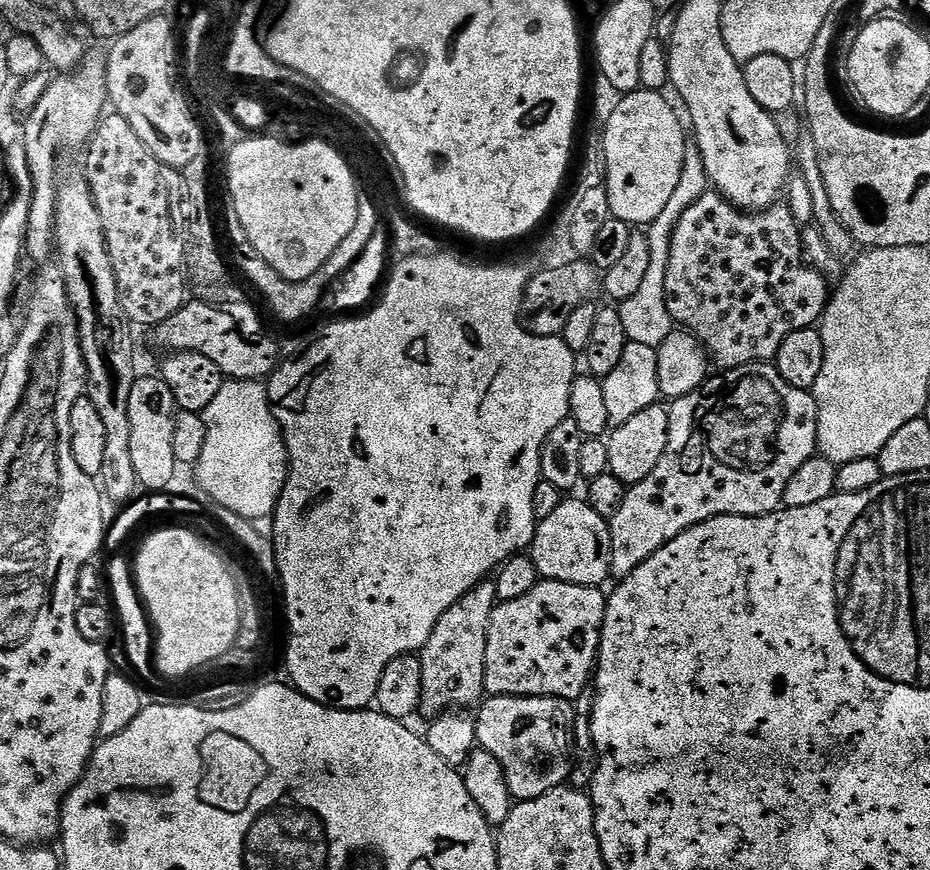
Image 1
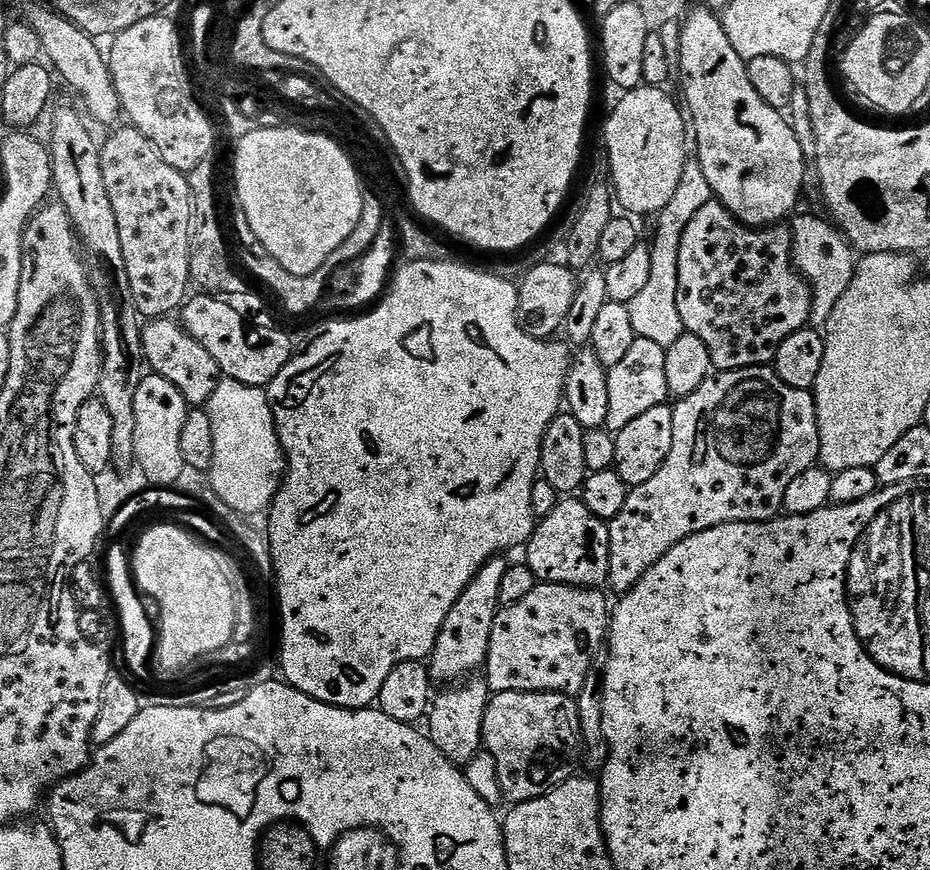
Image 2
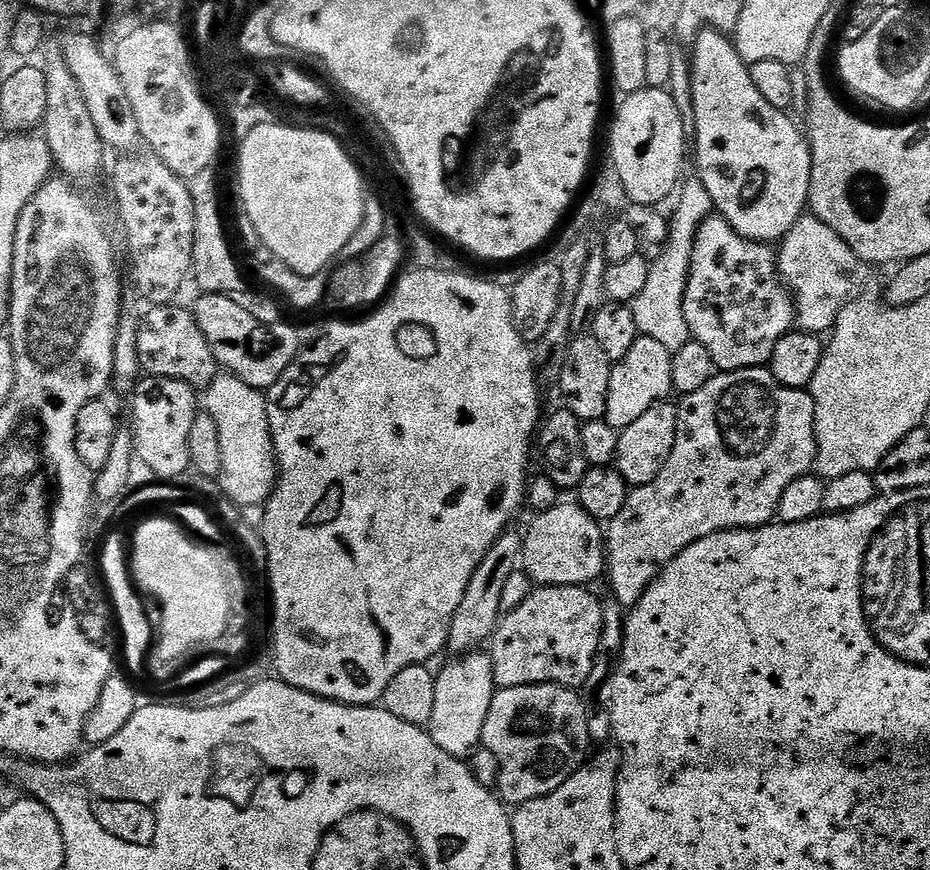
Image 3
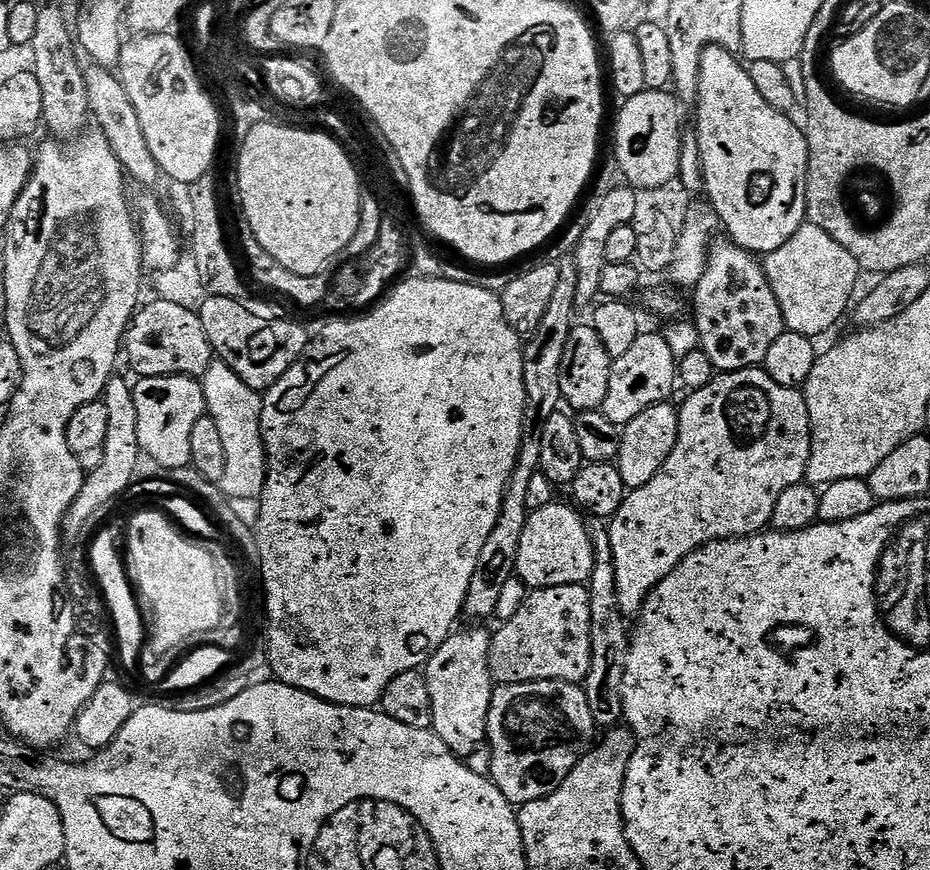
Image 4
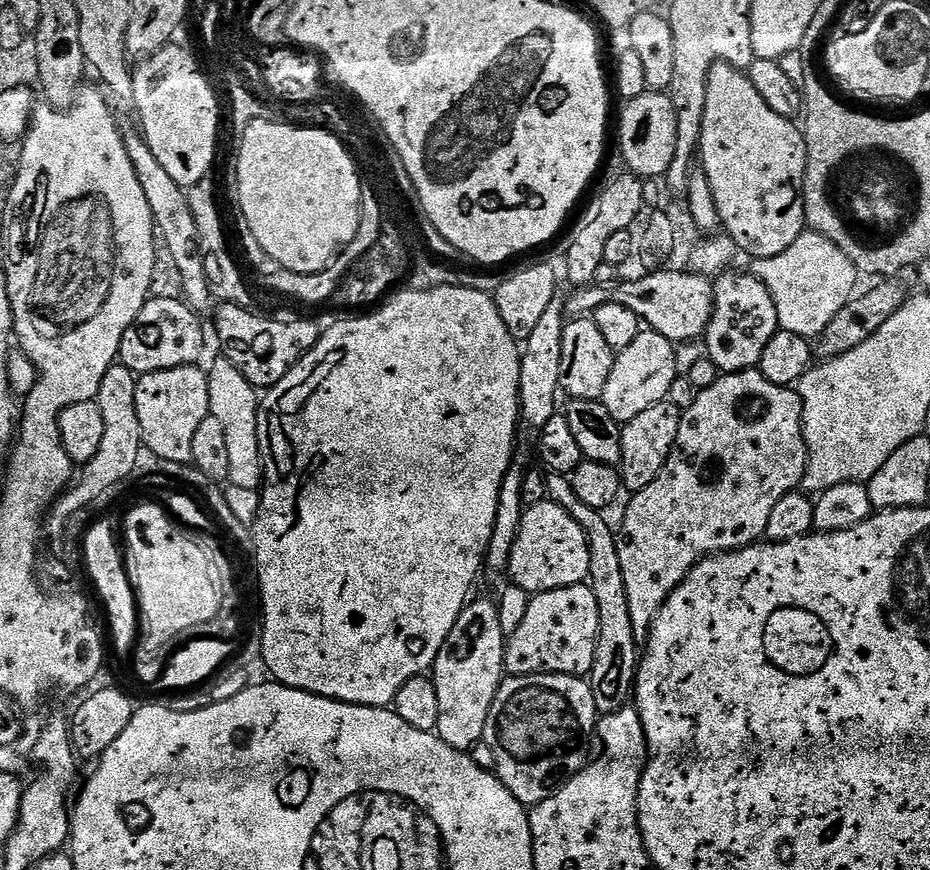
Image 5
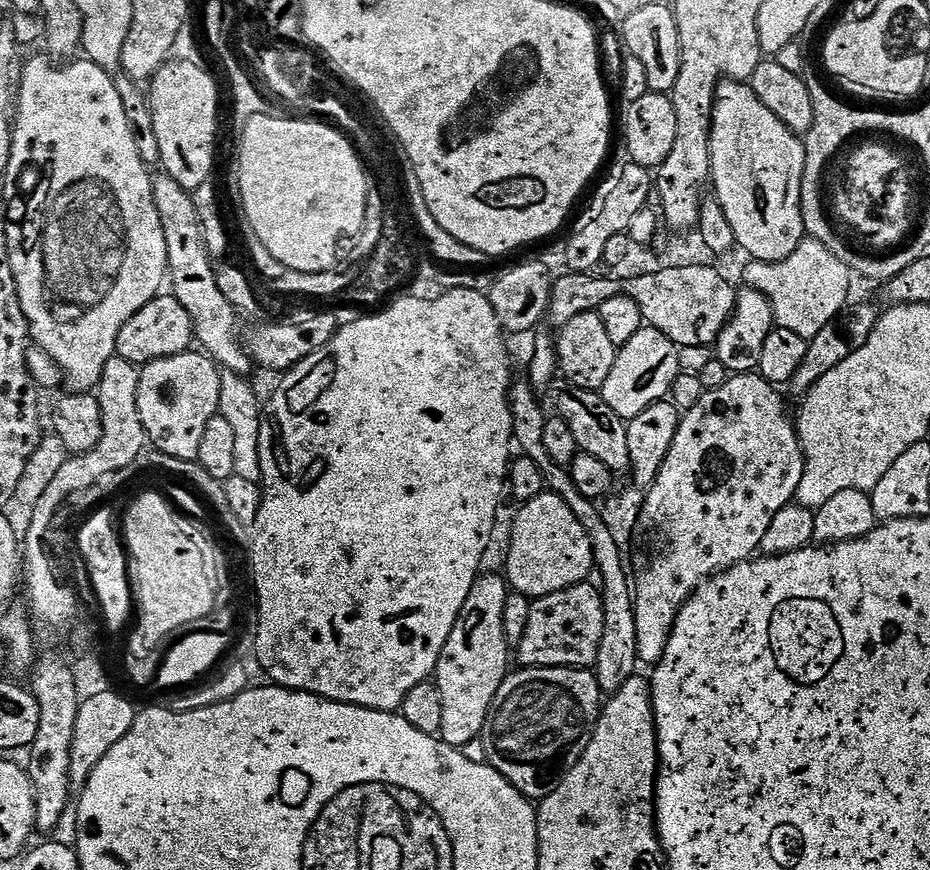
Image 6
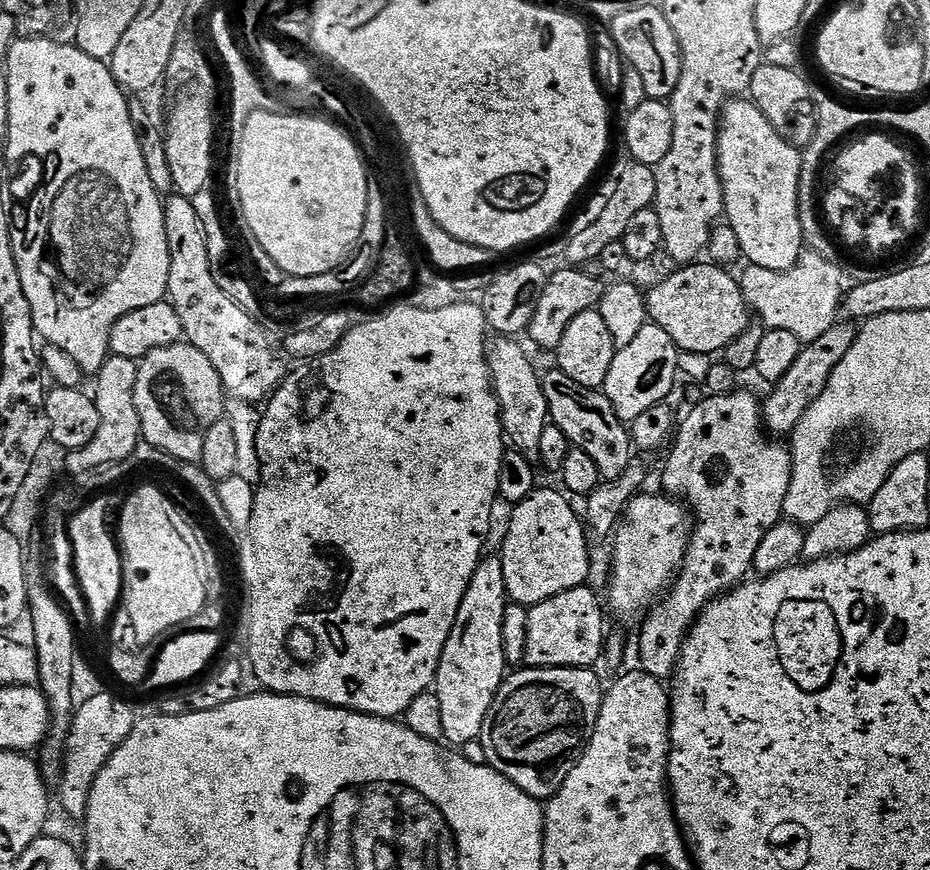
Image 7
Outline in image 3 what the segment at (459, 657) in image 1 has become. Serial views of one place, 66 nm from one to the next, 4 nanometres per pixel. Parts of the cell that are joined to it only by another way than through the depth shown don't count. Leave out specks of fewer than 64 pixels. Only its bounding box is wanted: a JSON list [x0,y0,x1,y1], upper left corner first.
[446,530,524,654]

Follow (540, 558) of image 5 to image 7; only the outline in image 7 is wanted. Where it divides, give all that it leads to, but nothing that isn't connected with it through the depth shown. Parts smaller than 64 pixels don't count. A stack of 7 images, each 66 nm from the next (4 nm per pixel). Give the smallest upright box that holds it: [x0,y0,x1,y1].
[498,488,589,604]

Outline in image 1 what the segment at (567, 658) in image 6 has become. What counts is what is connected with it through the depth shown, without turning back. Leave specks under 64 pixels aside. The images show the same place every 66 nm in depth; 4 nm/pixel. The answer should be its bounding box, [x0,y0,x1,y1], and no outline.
[484,579,608,702]

